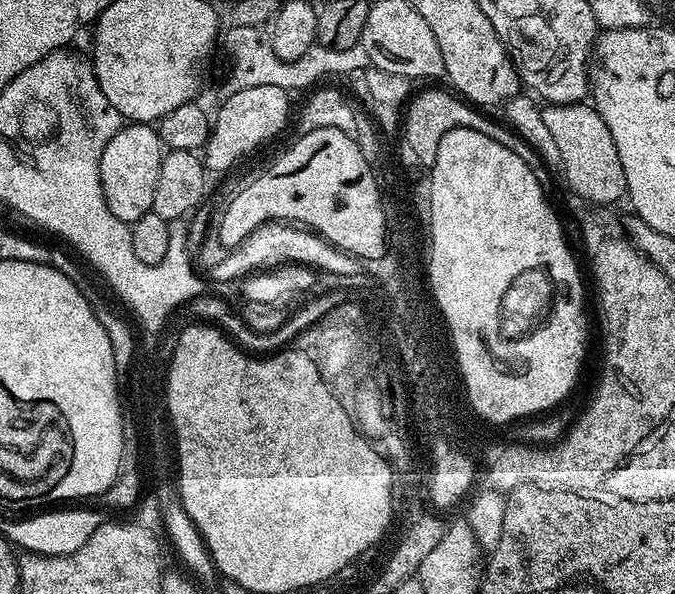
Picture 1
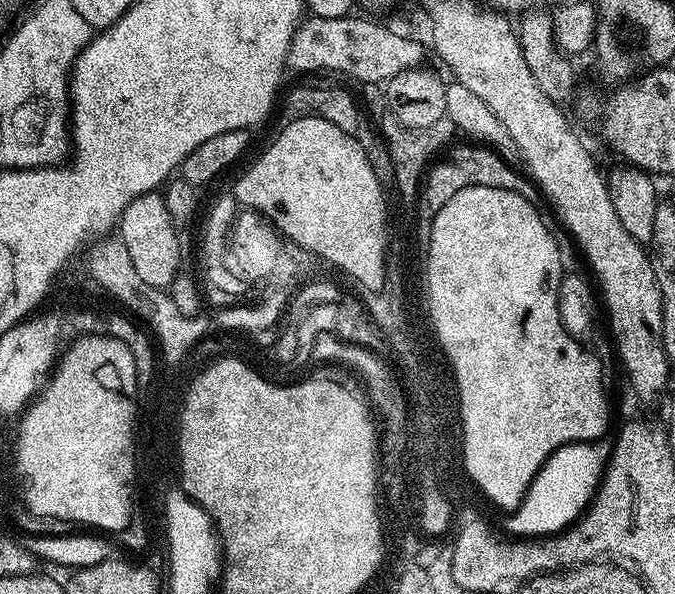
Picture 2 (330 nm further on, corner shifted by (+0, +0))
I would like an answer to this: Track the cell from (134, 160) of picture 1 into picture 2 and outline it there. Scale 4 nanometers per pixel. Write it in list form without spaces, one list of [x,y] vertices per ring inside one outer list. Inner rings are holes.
[[[159,191],[147,192],[134,198],[134,202],[130,202],[120,215],[118,238],[126,246],[126,254],[130,254],[134,270],[138,270],[138,278],[142,278],[146,286],[167,289],[181,271],[180,236],[176,232],[179,232],[178,225],[170,218],[164,197]]]

